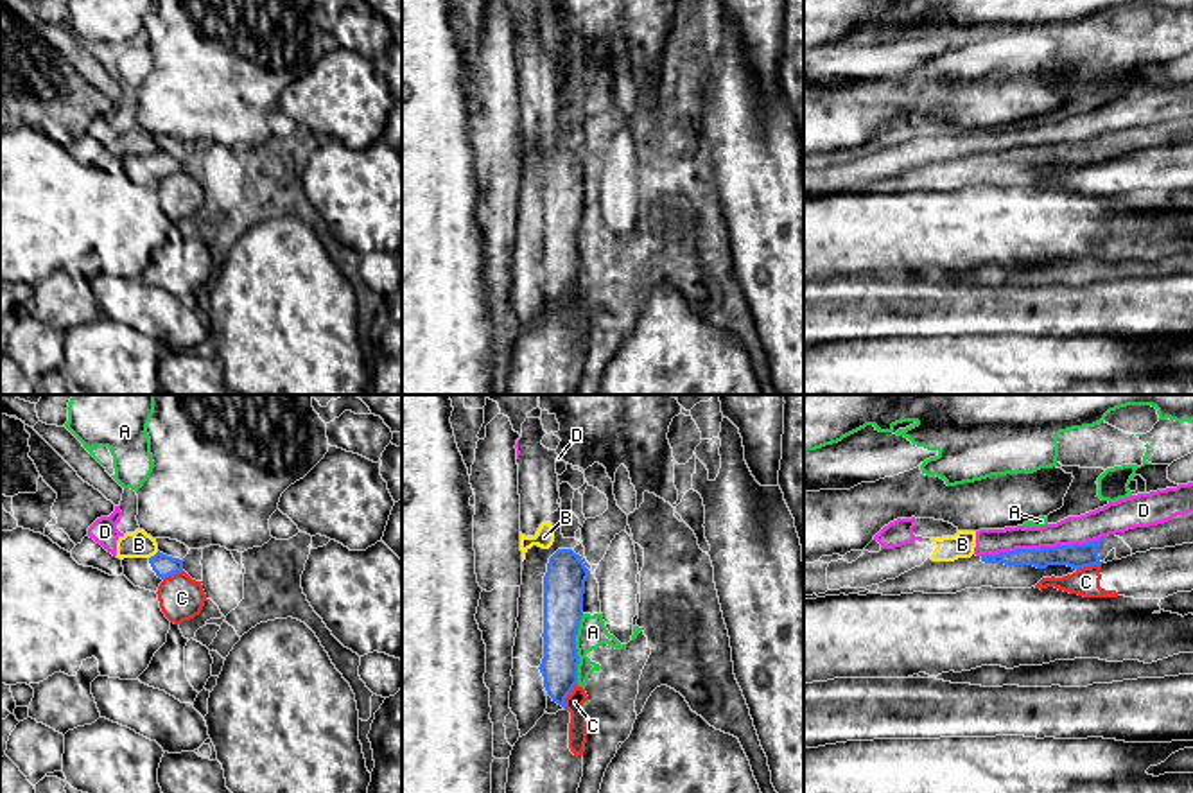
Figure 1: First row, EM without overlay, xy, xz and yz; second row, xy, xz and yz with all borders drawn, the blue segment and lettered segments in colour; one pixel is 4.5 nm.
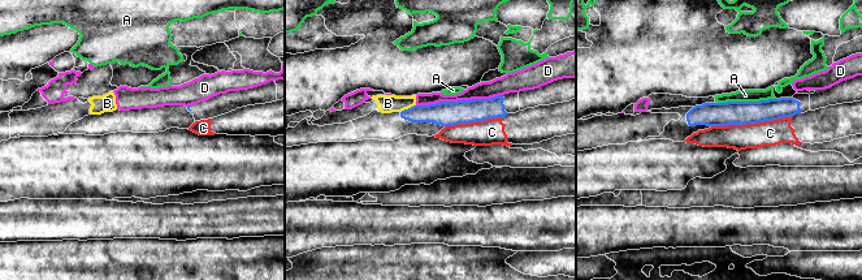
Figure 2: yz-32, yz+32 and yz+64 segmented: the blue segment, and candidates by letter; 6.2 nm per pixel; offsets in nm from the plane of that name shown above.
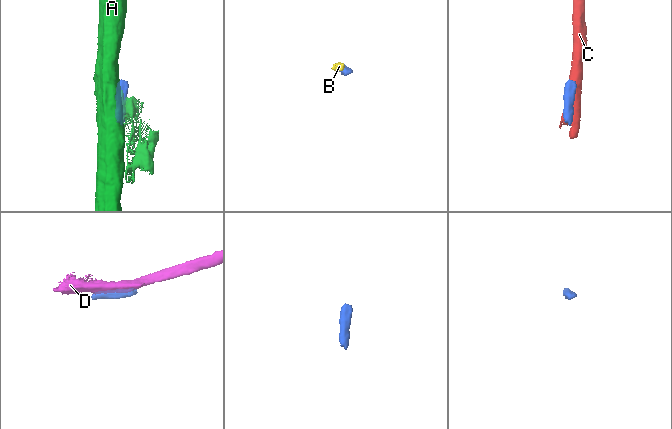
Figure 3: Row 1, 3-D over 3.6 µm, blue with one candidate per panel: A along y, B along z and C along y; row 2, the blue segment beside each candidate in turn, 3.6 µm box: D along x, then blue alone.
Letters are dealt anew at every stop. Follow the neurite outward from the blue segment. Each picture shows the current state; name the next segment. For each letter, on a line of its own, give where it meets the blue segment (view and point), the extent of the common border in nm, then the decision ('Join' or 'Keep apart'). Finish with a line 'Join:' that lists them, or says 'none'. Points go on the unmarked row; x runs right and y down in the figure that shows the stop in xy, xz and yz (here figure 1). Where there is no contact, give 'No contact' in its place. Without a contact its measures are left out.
A: Touches blue at xz (574, 246). Shared border 320 nm. Keep apart
B: Touches blue at xy (155, 153). Shared border 60 nm. Keep apart
C: Touches blue at xz (569, 291). Shared border 130 nm. Keep apart
D: Touches blue at yz (1043, 146). Shared border 550 nm. Keep apart
Join: none

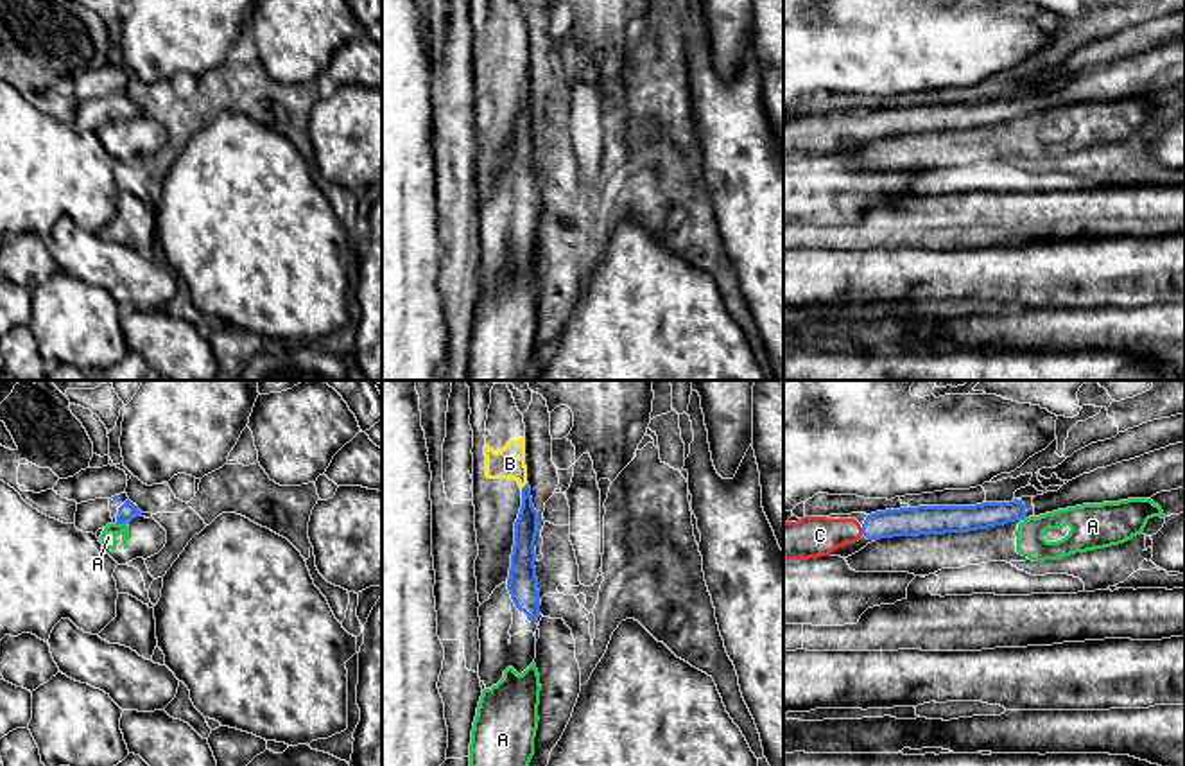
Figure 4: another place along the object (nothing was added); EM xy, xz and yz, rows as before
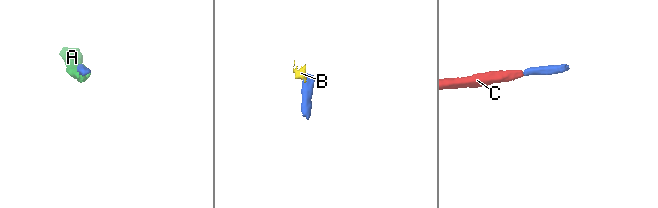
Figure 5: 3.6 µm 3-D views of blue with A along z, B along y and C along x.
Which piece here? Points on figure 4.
A: Touches blue at xy (122, 121). Shared border 60 nm. Keep apart
B: Touches blue at xz (526, 83). Shared border 50 nm. Keep apart
C: Touches blue at yz (863, 130). Shared border 30 nm. Join
Join: C

